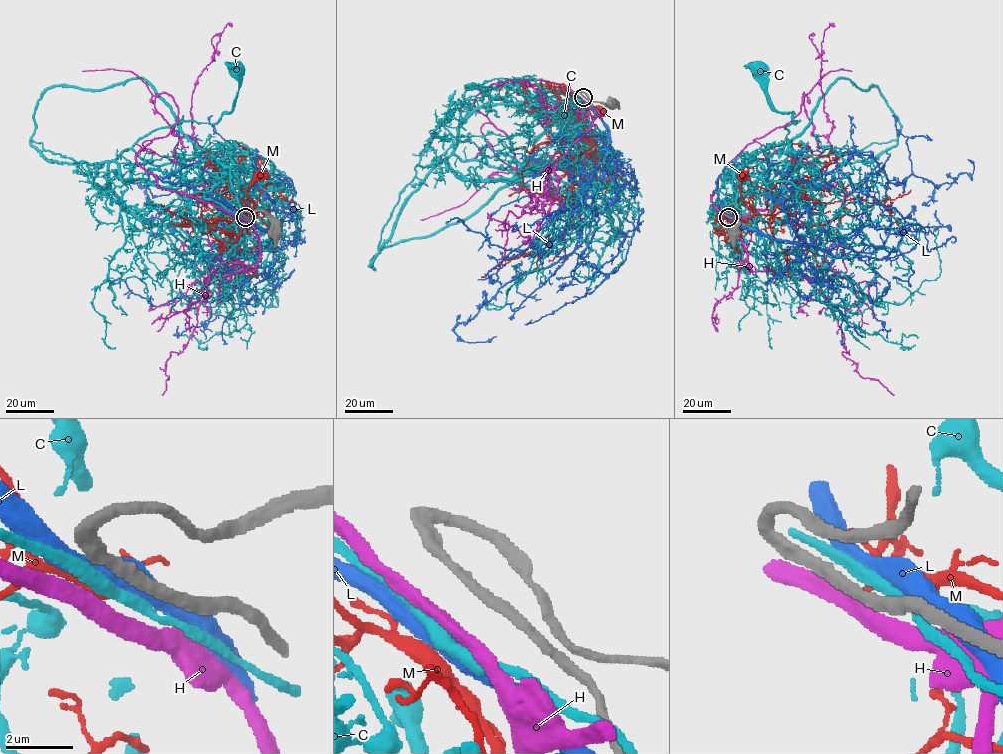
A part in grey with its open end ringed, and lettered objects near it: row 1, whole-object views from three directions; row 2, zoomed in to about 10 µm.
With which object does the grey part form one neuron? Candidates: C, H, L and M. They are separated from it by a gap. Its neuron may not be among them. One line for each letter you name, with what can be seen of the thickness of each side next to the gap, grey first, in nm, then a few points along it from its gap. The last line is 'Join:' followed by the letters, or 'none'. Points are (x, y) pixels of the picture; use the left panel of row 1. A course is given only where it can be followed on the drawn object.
Join: none

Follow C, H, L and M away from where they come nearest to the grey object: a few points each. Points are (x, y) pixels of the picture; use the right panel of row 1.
C: (730, 216), (723, 200), (784, 159), (785, 127), (799, 121), (774, 107), (758, 68)
H: (730, 218), (711, 202), (724, 167), (756, 138), (788, 124), (803, 92), (822, 77), (851, 71)
L: (731, 216), (792, 242), (786, 181), (870, 155), (891, 183), (938, 187), (971, 175), (967, 159)
M: (732, 216), (746, 218), (755, 213), (742, 198), (743, 175)

